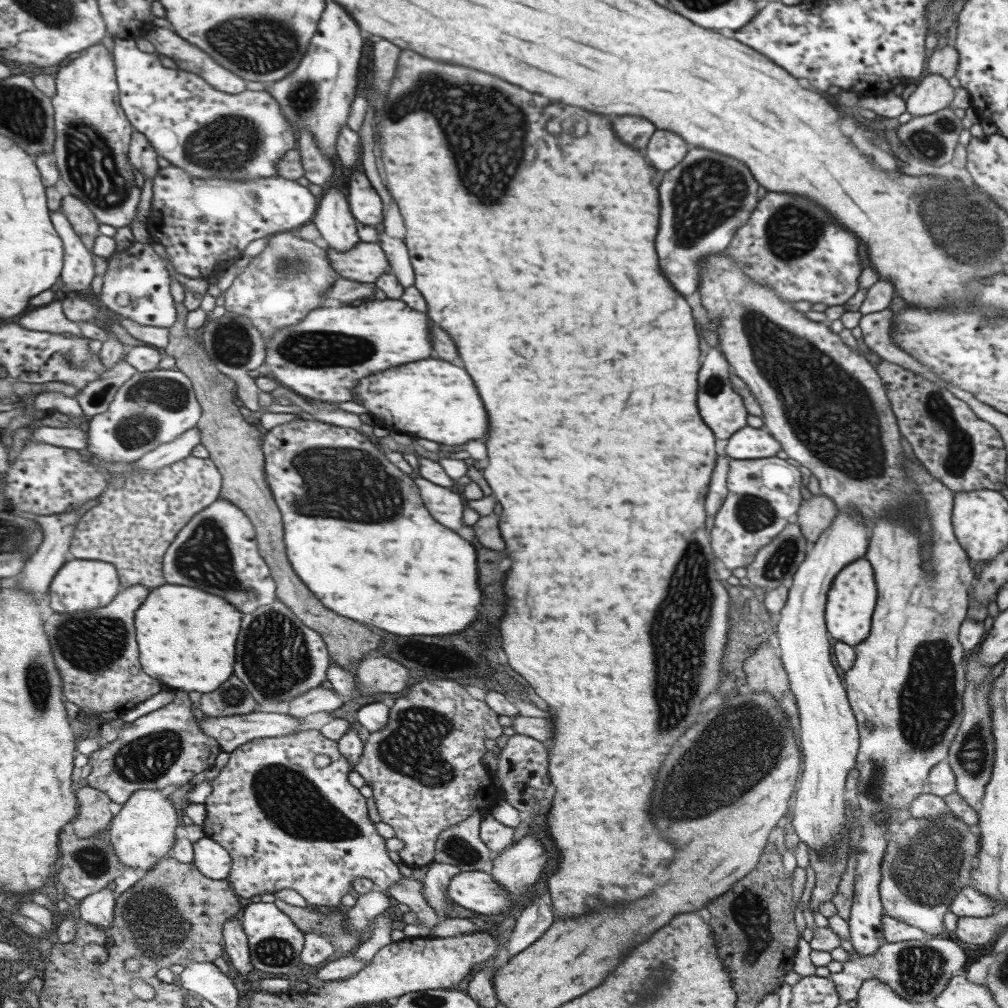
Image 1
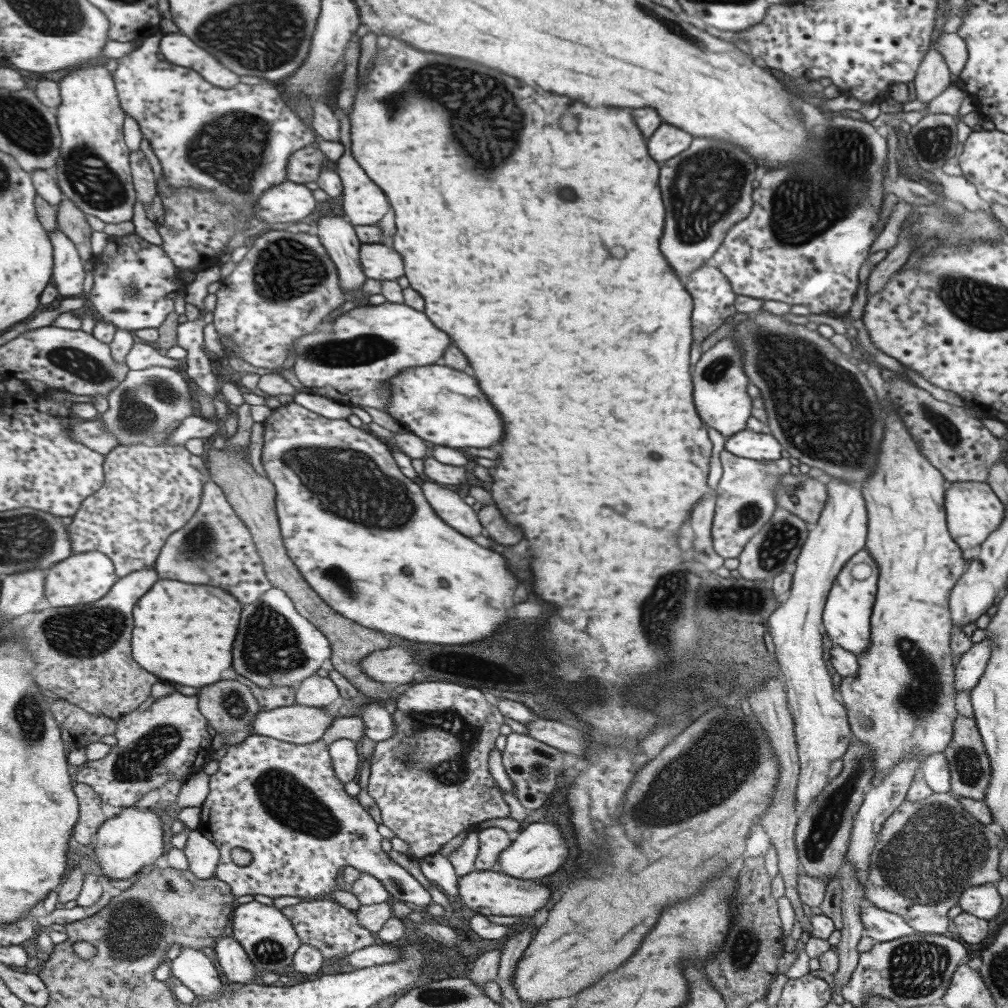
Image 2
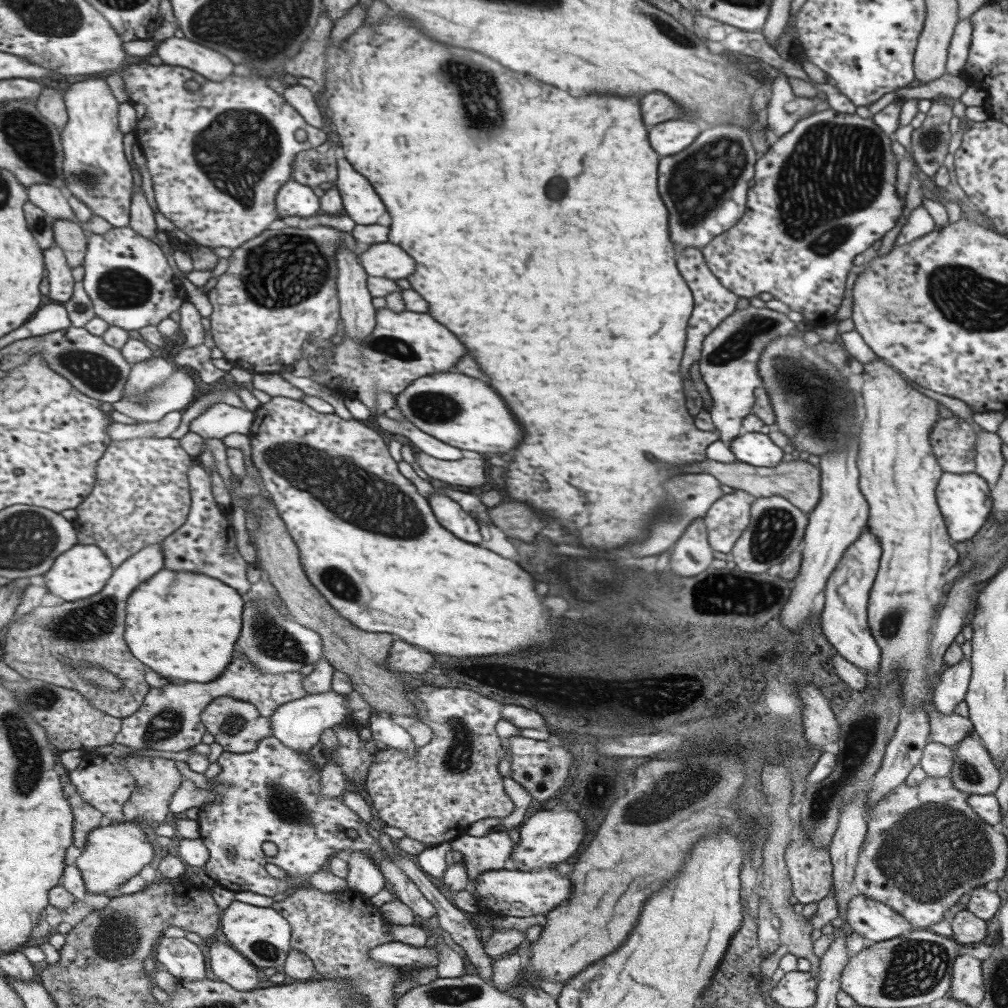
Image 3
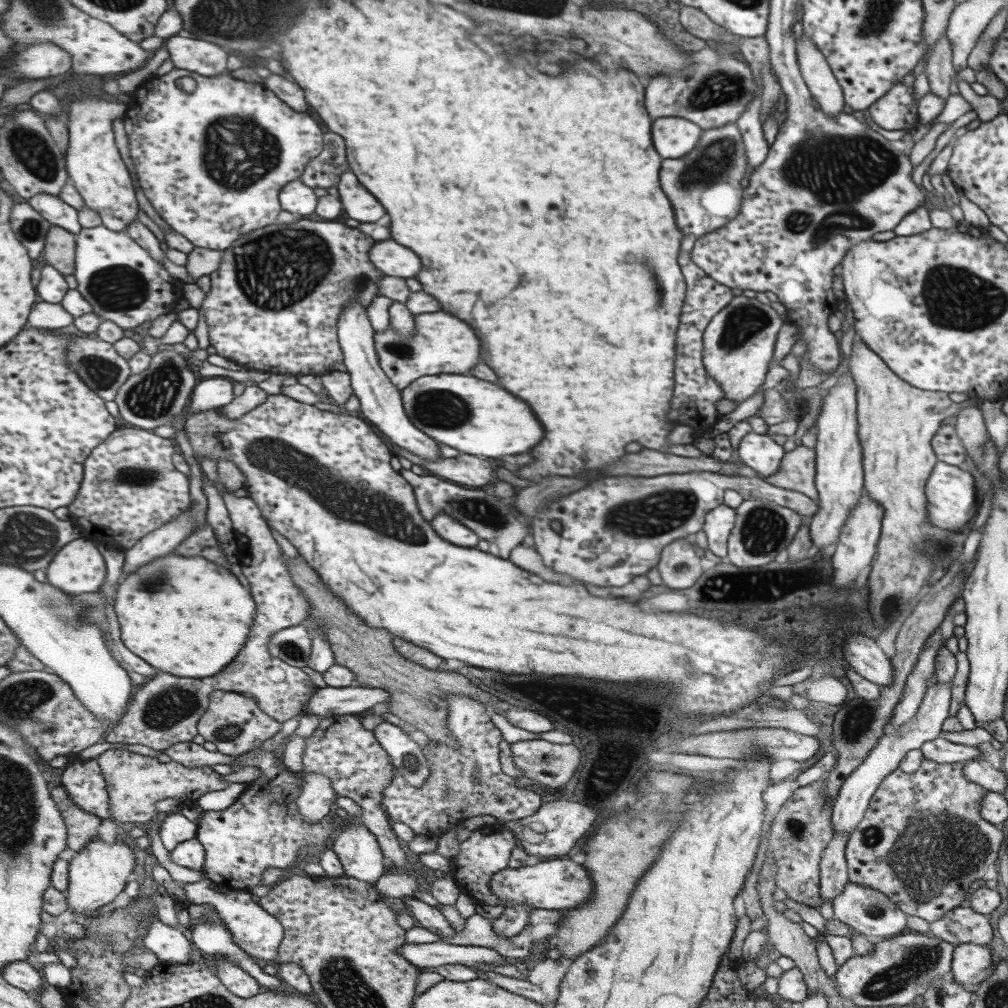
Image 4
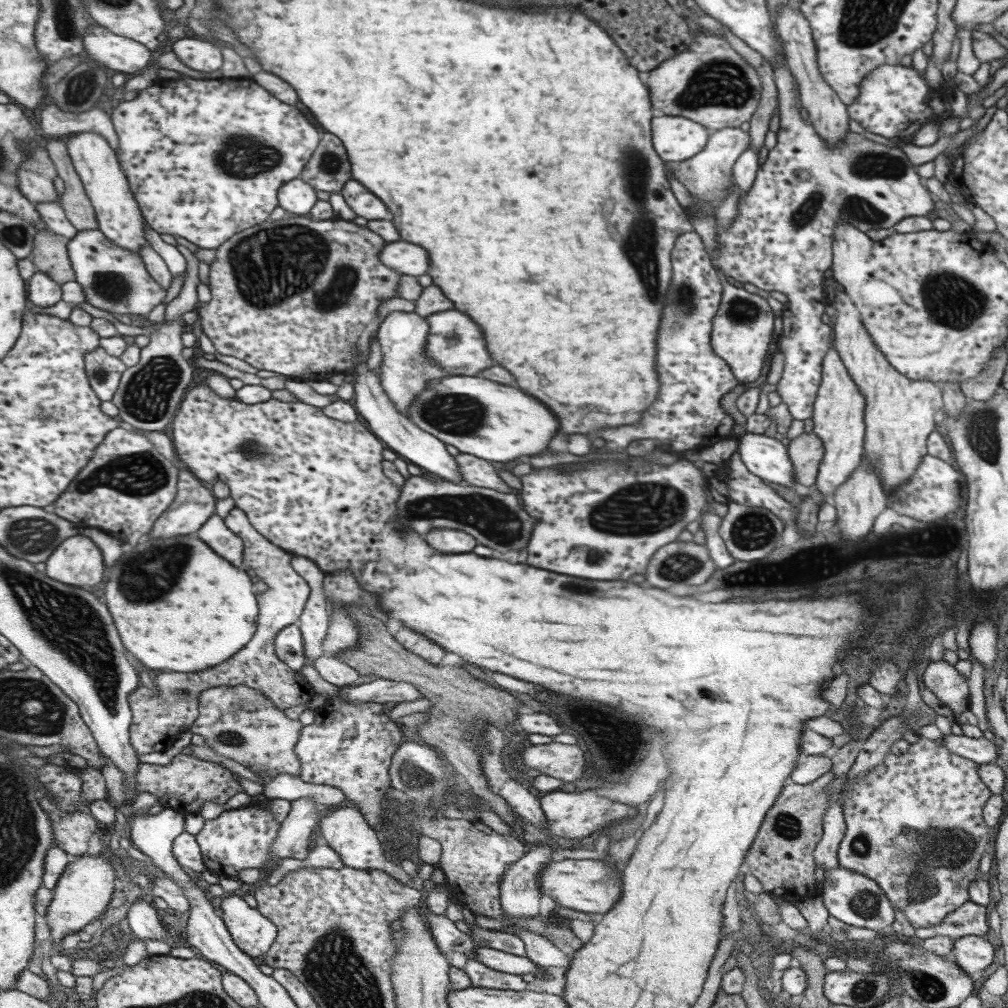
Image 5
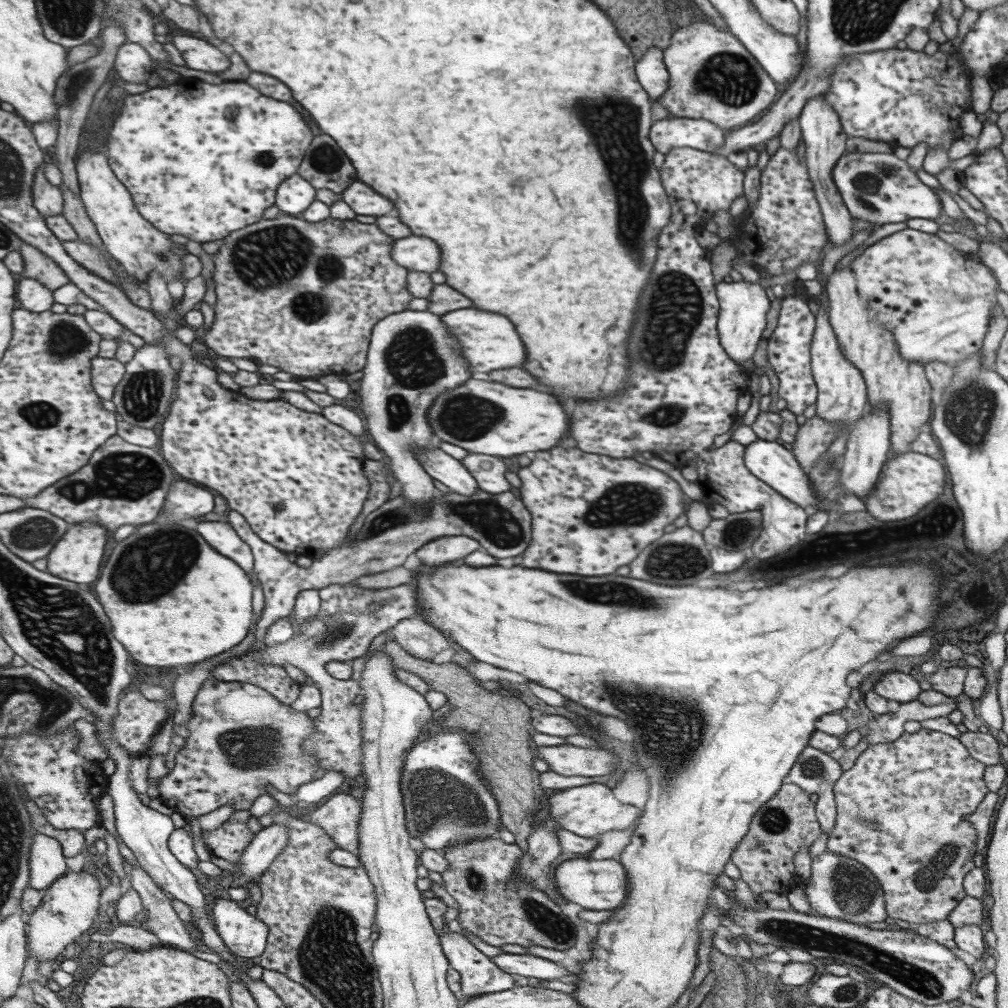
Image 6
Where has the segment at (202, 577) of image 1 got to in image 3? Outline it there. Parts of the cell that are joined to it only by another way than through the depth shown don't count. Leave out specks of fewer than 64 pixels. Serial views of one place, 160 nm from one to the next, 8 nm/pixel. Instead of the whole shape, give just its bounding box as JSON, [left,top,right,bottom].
[162,463,253,594]

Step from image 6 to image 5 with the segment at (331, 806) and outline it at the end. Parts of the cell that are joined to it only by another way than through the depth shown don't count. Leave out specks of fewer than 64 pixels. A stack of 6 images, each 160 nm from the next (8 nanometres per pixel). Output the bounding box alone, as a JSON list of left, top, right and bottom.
[320,806,410,886]

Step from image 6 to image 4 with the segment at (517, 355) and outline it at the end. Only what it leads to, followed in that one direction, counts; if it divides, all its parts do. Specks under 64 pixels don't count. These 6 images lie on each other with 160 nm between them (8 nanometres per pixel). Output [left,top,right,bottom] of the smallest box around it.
[375,311,479,391]

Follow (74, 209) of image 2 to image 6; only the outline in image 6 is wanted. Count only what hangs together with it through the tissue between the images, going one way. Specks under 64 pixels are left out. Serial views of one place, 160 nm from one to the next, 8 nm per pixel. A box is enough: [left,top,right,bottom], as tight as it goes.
[20,244,71,291]

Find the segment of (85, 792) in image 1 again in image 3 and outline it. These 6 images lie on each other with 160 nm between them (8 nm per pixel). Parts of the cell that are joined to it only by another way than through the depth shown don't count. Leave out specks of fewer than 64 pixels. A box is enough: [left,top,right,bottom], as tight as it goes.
[65,781,103,851]

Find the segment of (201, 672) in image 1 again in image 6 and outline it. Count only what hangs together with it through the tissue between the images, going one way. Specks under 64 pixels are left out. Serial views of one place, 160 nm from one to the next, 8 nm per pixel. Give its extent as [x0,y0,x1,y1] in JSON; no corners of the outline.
[95,521,255,668]

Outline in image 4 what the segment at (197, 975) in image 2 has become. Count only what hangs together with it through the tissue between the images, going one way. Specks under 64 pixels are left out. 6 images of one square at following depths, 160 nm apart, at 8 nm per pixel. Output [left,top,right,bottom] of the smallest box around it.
[143,917,196,964]

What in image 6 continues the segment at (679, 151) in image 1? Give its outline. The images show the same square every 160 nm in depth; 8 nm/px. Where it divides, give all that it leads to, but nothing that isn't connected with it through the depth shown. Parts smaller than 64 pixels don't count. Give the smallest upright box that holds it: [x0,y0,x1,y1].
[651,117,724,154]

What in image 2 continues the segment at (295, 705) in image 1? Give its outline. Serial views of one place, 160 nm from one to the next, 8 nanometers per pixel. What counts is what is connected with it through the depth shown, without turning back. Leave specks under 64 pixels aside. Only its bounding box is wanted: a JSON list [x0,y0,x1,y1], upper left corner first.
[296,675,342,706]

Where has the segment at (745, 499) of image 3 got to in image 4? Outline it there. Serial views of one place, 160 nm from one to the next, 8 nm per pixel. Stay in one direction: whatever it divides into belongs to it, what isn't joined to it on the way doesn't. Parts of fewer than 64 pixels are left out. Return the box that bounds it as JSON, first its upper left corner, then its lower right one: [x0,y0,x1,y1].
[704,505,735,559]

